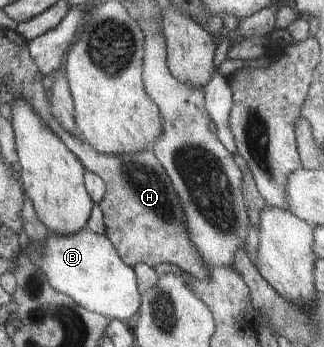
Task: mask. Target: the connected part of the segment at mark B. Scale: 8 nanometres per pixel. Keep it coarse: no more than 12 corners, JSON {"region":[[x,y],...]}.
{"region":[[52,233],[25,251],[56,291],[121,322],[136,271],[106,234]]}

